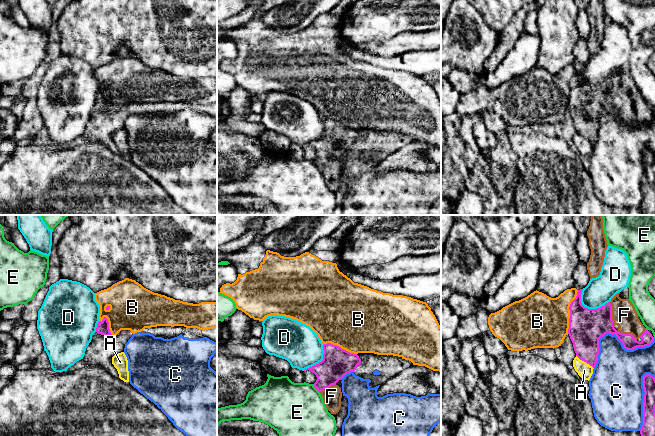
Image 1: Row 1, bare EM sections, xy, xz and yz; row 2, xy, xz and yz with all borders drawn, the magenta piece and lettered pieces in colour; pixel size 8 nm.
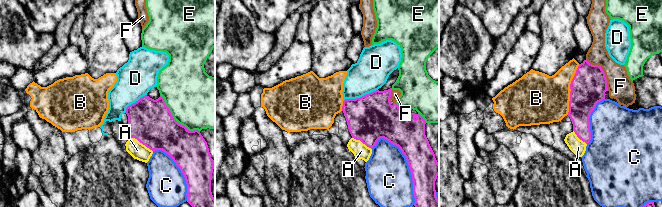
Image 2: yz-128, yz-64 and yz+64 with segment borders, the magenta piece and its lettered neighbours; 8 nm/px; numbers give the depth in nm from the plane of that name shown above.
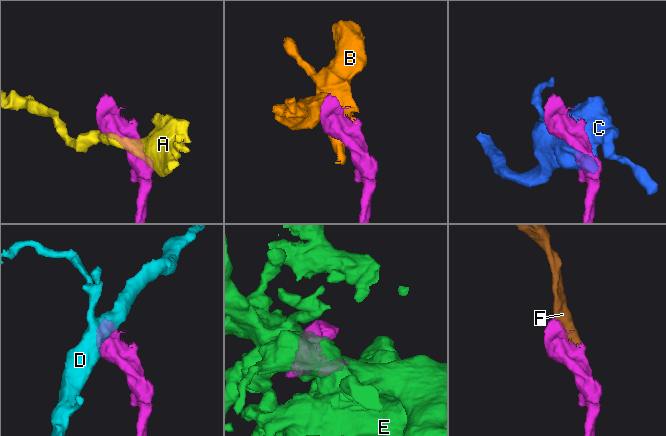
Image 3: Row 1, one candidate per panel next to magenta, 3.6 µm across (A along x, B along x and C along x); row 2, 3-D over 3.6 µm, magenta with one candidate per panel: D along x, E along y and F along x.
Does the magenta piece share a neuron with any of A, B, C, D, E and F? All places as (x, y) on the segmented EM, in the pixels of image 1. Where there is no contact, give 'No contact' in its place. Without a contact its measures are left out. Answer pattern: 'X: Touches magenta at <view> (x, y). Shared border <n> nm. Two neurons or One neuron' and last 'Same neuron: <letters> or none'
A: Touches magenta at yz (585, 361). Shared border 180 nm. Two neurons
B: Touches magenta at yz (570, 312). Shared border 360 nm. Two neurons
C: Touches magenta at yz (614, 333). Shared border 550 nm. Two neurons
D: Touches magenta at yz (589, 309). Shared border 260 nm. Two neurons
E: Touches magenta at xz (315, 387). Shared border 90 nm. Two neurons
F: Touches magenta at yz (611, 314). Shared border 200 nm. One neuron
Same neuron: F

